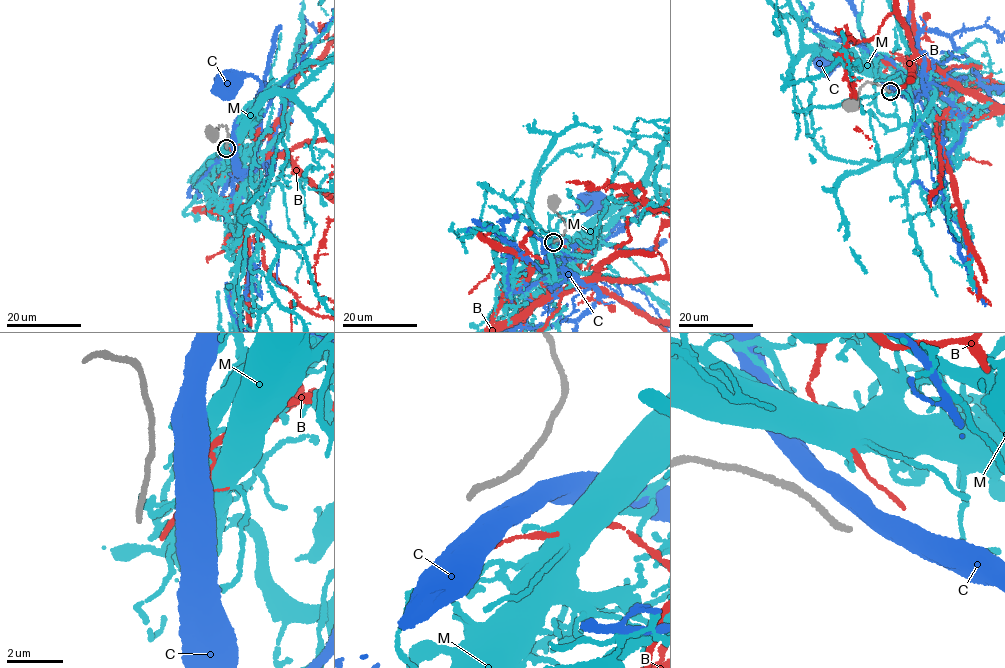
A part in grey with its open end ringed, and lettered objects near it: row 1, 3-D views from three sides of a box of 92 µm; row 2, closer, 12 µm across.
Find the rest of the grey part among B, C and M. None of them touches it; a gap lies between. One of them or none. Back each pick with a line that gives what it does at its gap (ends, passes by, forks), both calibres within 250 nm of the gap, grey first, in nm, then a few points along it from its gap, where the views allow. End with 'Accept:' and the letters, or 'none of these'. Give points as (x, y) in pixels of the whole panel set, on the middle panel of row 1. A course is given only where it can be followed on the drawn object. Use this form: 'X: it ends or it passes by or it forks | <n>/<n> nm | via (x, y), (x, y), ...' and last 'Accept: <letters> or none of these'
Accept: none of these

